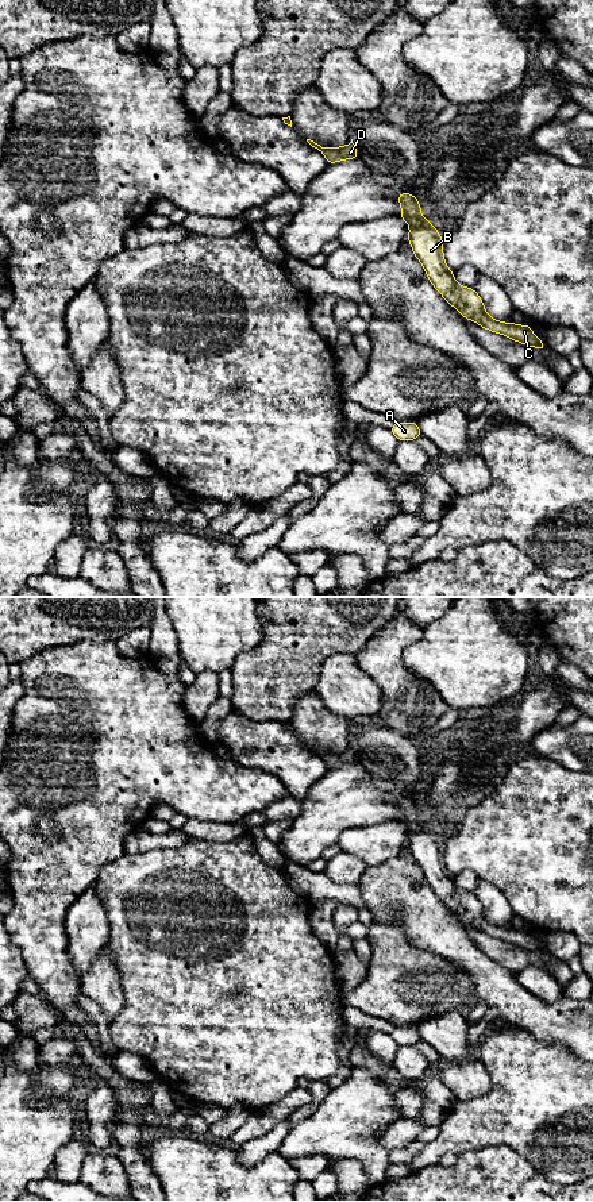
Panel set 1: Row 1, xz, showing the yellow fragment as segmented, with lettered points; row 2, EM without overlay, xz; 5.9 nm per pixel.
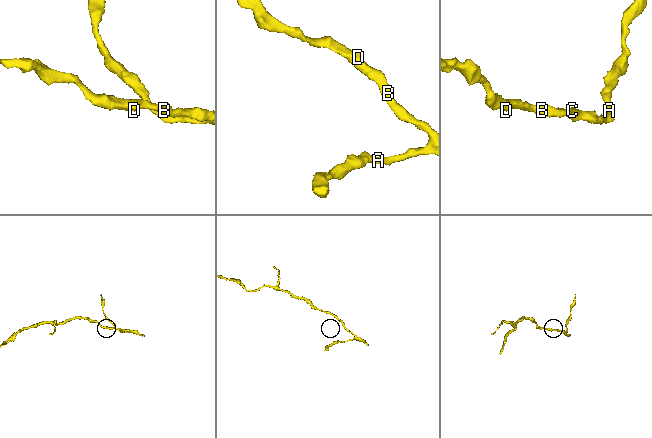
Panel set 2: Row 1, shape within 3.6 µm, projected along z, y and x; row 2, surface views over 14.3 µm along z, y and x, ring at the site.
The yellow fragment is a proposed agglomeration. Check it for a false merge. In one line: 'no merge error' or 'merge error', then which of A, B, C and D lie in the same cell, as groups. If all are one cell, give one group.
no merge error; groups A B C D

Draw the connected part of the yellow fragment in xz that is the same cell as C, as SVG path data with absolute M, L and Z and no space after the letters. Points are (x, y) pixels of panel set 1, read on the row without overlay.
M400 798L397 805L403 812L403 817L397 821L411 831L408 847L413 859L423 868L428 885L447 909L455 912L465 924L474 925L485 935L544 956L546 948L534 940L531 931L501 928L492 924L475 894L461 891L454 885L453 875L444 866L443 844L435 831L423 822L419 805L411 798Z

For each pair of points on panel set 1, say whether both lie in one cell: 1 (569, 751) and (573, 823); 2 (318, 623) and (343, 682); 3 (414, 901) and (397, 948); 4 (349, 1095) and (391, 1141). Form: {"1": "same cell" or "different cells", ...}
{"1": "different cells", "2": "different cells", "3": "different cells", "4": "different cells"}

